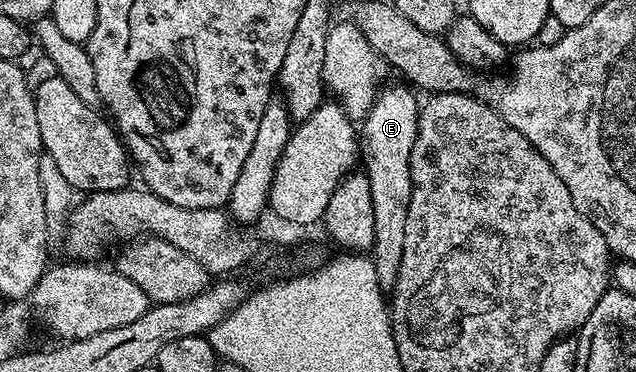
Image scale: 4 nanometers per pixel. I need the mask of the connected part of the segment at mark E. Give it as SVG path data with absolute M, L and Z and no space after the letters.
M402 85L379 88L372 107L360 125L360 153L364 158L364 165L366 161L364 172L368 187L372 187L372 216L375 217L376 235L372 260L376 267L376 279L383 291L394 289L400 273L404 230L407 229L408 205L413 185L409 161L413 143L418 138L420 101L414 98L416 93L413 88Z

